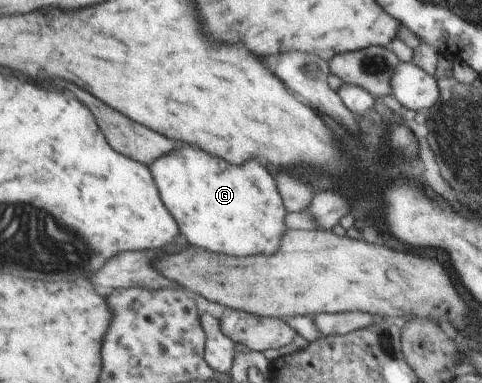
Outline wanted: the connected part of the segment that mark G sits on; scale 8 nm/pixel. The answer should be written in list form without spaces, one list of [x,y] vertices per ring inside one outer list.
[[[181,144],[173,153],[148,165],[161,199],[180,223],[181,238],[193,247],[235,257],[271,255],[289,231],[284,225],[288,209],[275,179],[255,161],[229,165],[197,147]]]

